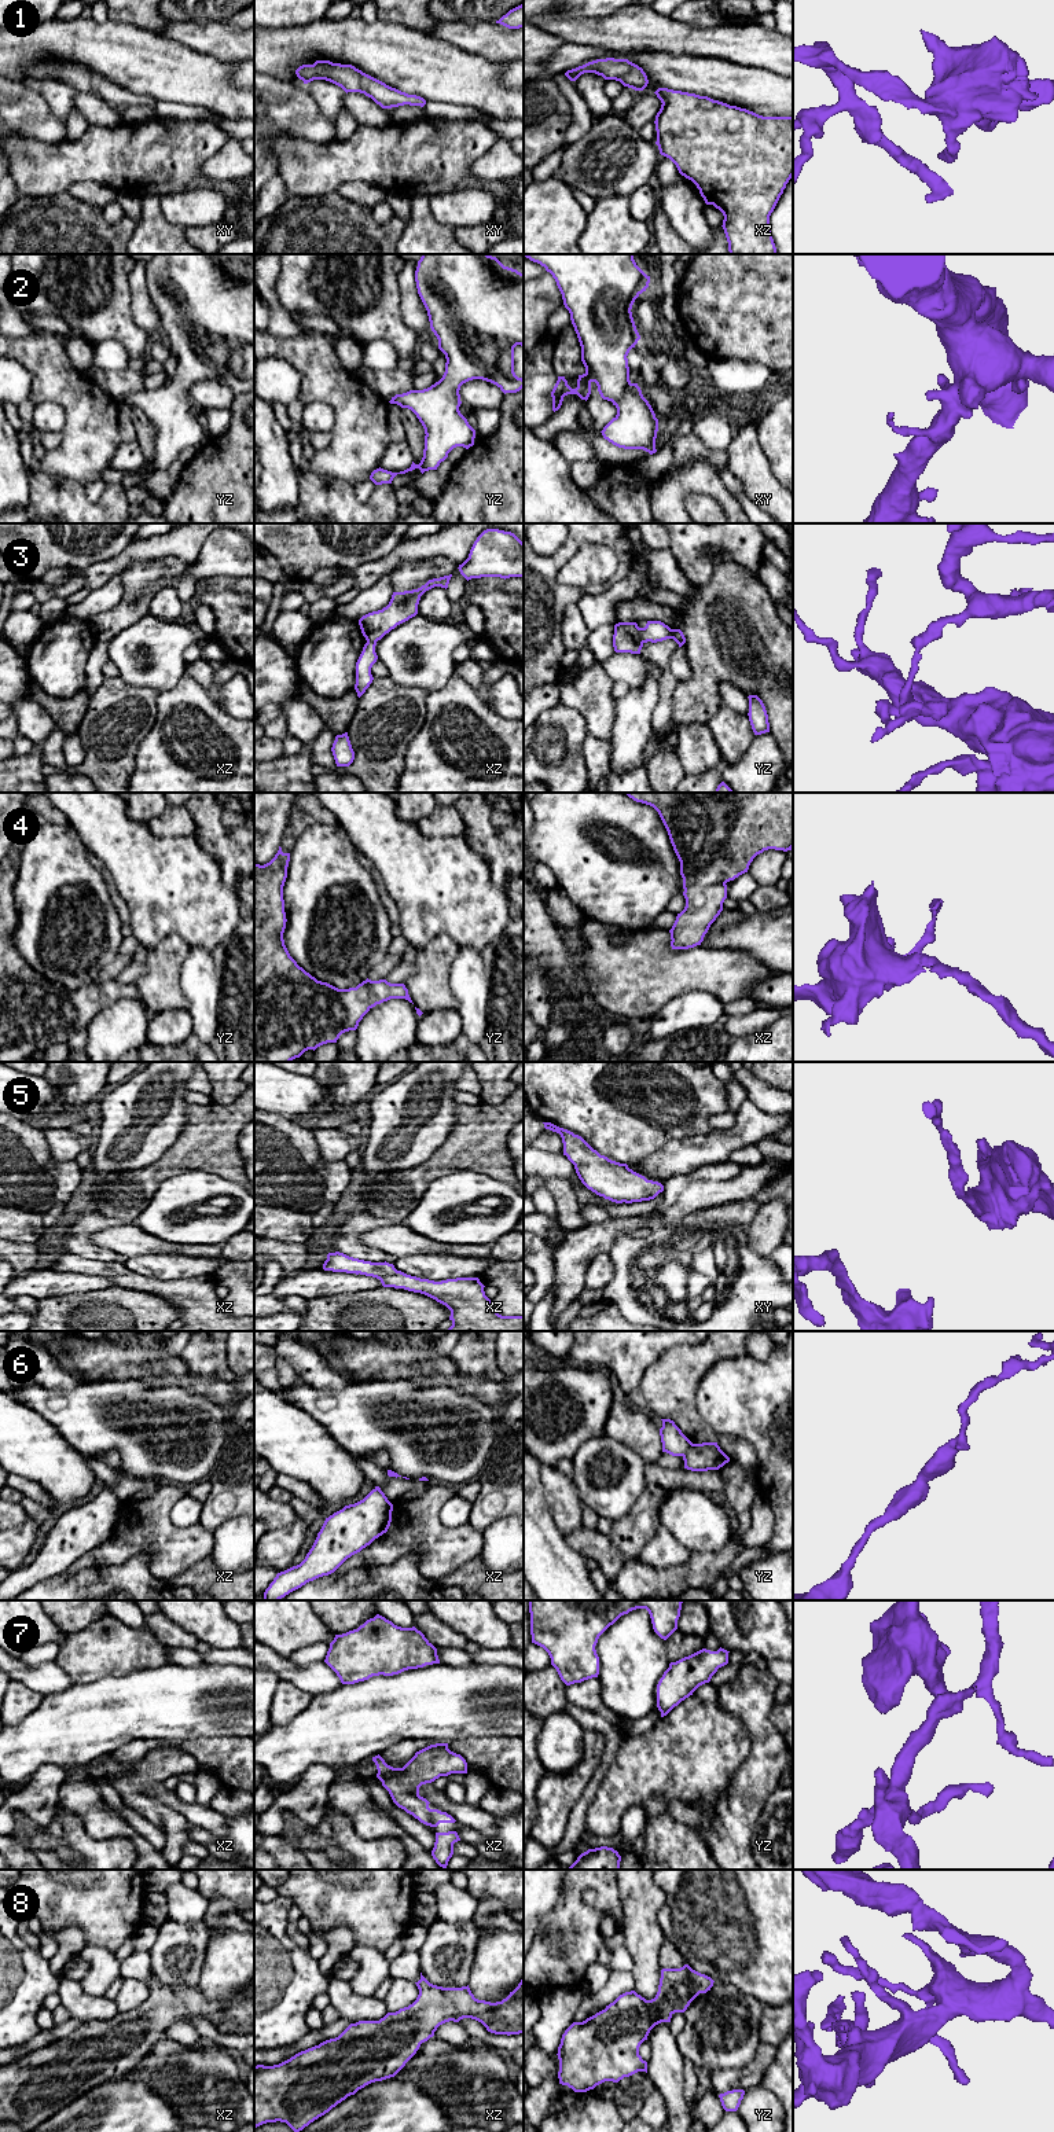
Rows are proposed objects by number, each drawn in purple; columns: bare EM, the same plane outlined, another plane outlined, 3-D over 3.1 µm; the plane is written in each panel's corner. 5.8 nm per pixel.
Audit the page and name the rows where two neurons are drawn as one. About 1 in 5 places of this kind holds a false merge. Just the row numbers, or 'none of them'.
3, 6

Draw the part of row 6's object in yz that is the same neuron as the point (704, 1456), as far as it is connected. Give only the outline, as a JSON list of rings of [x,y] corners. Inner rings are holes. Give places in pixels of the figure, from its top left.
[[[717,1442],[691,1444],[683,1456],[684,1468],[691,1471],[719,1470],[730,1458],[720,1449]]]

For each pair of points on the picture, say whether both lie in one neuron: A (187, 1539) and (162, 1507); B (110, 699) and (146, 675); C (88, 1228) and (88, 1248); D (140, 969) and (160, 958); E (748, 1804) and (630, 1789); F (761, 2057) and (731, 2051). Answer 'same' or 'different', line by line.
A: same
B: different
C: same
D: different
E: different
F: different

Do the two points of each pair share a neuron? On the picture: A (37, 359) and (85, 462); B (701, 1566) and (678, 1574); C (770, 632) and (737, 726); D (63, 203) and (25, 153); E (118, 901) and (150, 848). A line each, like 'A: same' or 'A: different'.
A: same
B: same
C: different
D: different
E: different

